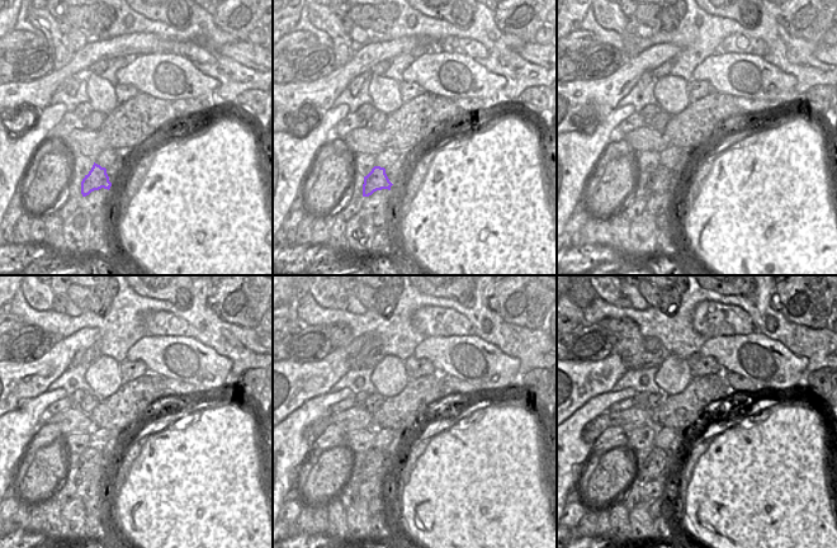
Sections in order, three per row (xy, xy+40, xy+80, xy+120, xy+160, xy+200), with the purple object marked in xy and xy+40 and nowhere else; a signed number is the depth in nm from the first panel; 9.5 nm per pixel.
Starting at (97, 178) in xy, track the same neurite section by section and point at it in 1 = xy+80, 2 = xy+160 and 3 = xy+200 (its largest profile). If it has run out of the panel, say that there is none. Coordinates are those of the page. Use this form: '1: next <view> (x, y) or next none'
1: next xy+80 (661, 179)
2: next xy+160 (376, 463)
3: next xy+200 (657, 464)

